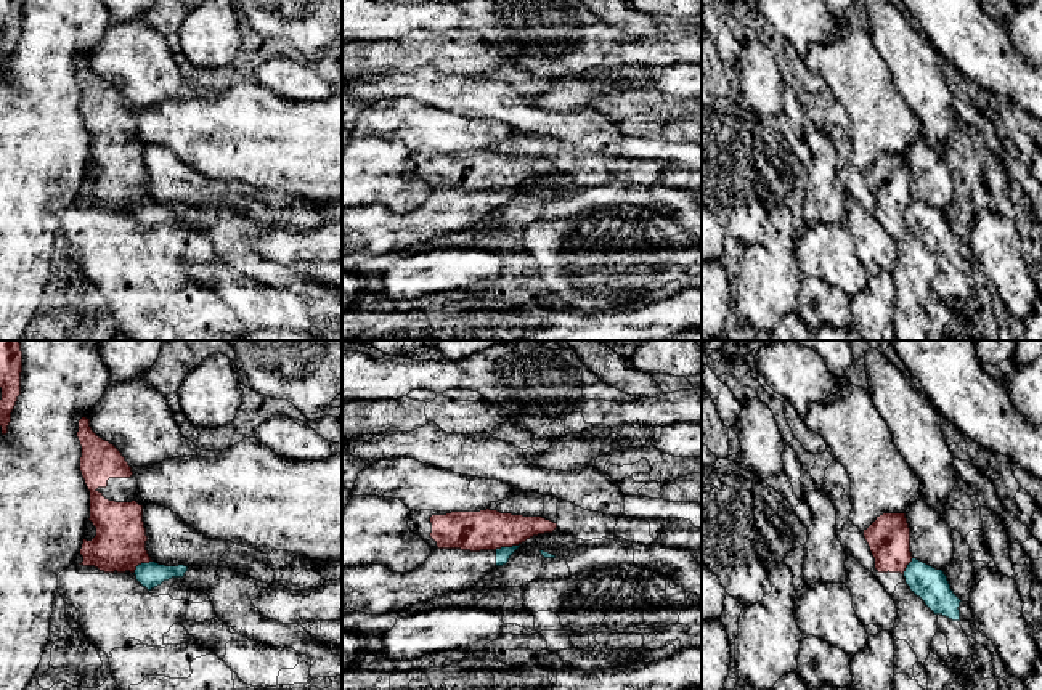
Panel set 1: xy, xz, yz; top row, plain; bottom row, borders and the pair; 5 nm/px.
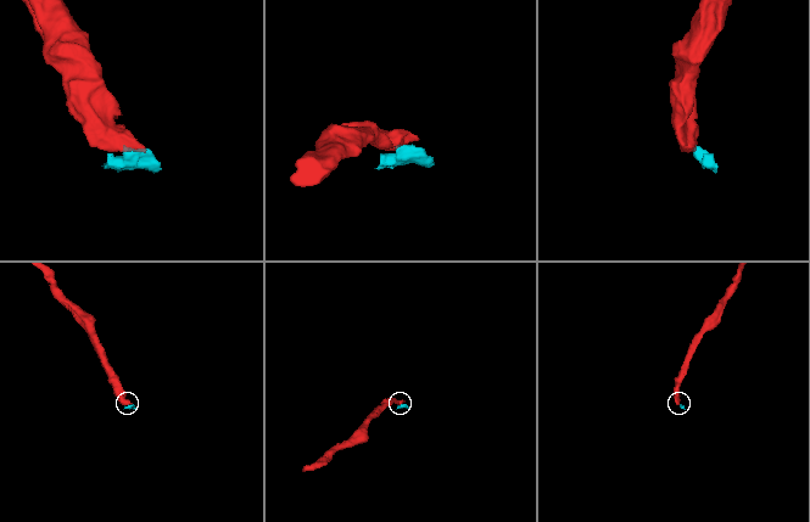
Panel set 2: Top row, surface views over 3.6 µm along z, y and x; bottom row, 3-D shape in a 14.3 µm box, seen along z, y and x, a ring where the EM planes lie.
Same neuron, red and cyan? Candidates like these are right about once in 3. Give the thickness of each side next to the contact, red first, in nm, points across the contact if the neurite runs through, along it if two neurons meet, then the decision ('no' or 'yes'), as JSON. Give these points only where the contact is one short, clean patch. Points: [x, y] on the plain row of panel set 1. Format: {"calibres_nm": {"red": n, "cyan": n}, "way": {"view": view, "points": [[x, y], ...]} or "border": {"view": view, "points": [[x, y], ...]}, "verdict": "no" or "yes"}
{"calibres_nm": {"red": 200, "cyan": 70}, "border": {"view": "xz", "points": [[519, 183], [495, 190]]}, "verdict": "no"}

